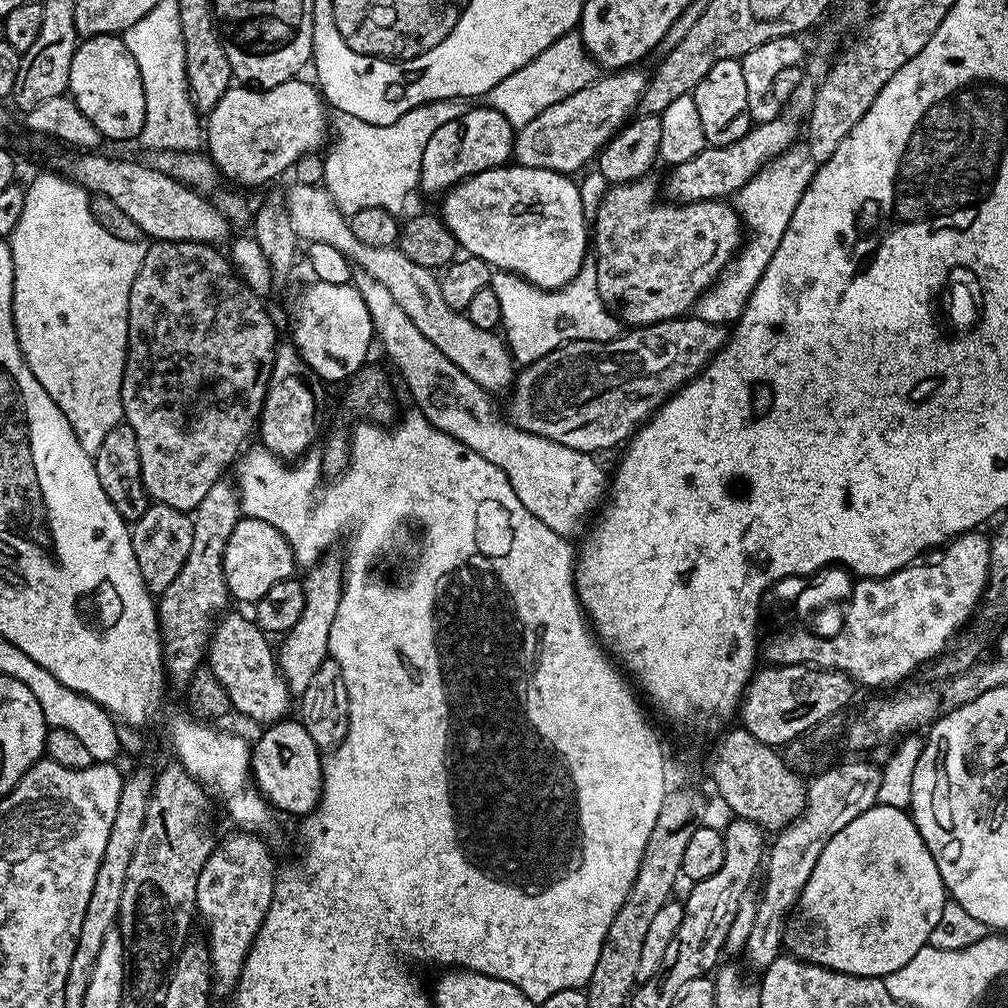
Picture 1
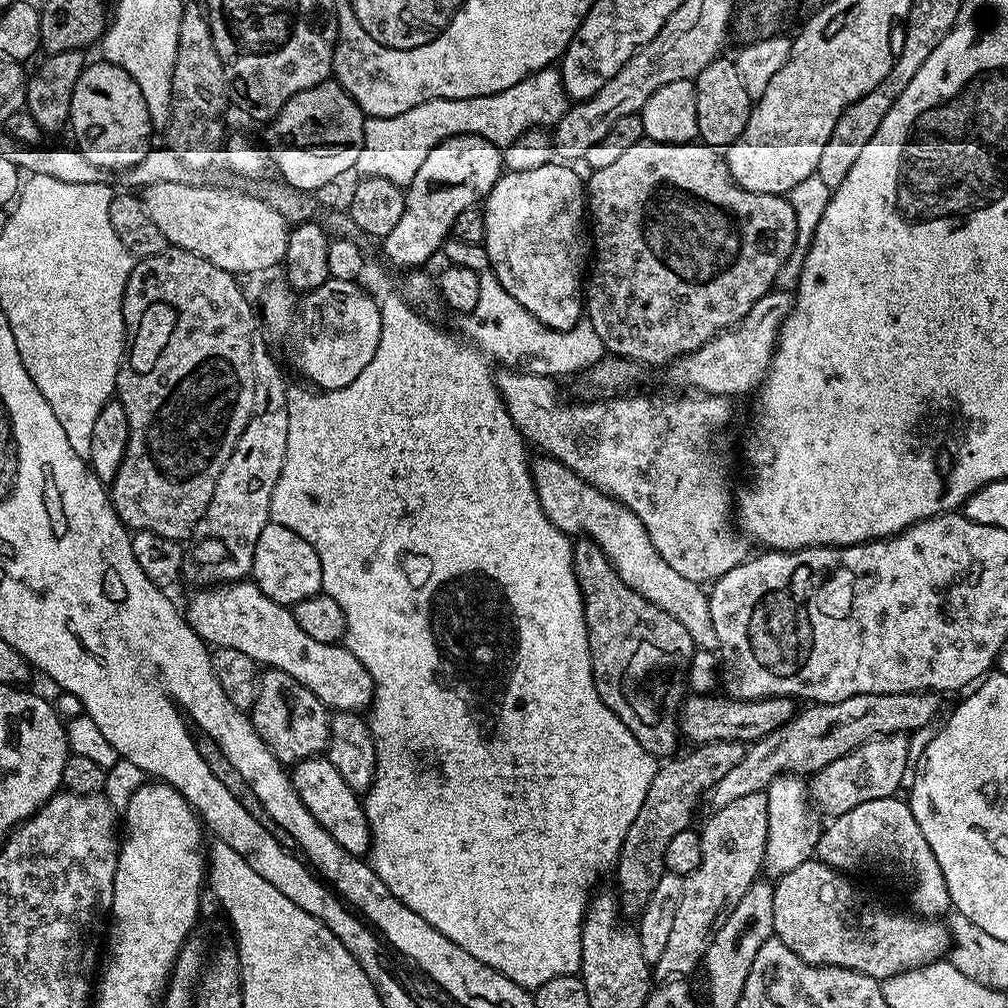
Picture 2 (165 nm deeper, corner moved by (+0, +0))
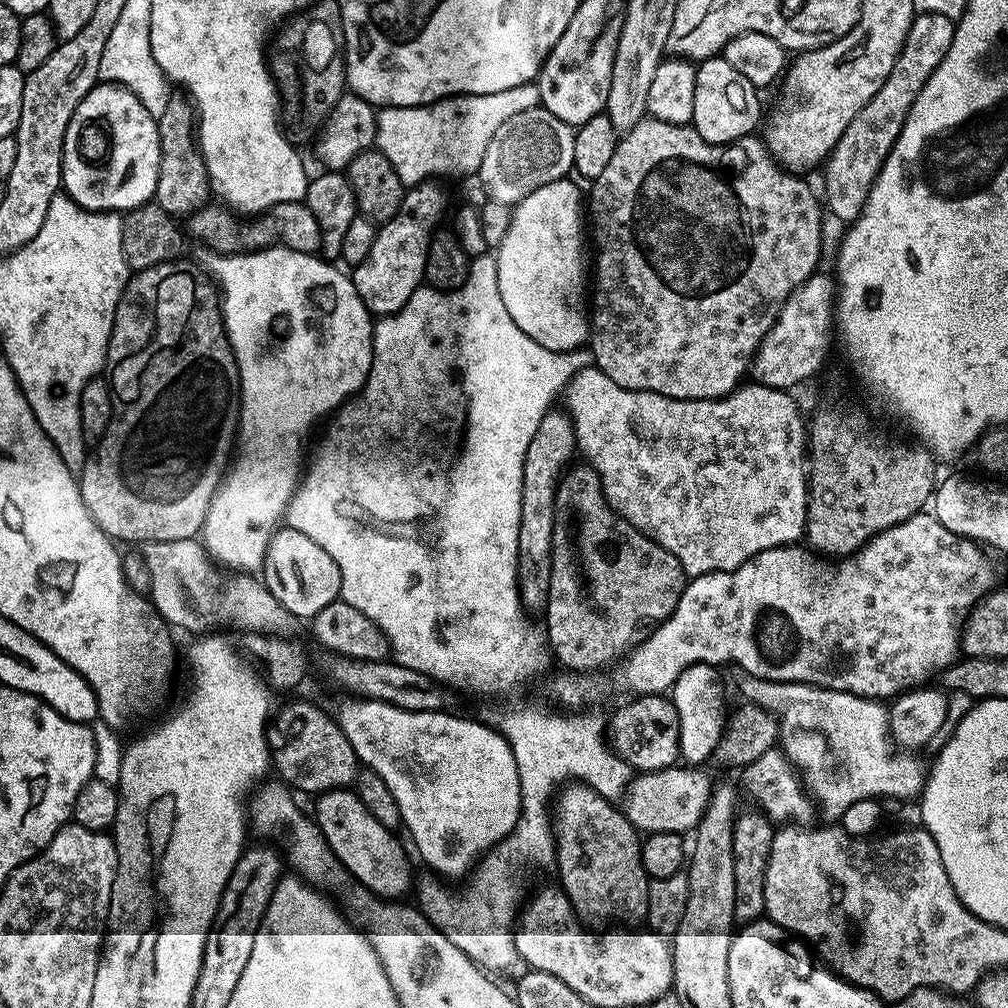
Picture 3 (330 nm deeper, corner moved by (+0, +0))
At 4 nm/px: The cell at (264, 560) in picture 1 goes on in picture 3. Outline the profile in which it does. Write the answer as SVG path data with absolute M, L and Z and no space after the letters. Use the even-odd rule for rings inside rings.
M287 526L281 527L273 536L268 547L268 557L262 569L264 585L286 606L291 616L311 618L318 614L330 602L340 599L342 574L338 570L338 562L318 546L318 542L310 542L306 534Z

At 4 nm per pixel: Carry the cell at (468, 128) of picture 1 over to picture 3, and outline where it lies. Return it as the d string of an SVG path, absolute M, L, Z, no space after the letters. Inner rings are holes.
M425 182L409 187L398 214L377 227L370 254L366 254L363 262L351 269L352 286L358 290L373 317L389 316L402 310L410 294L421 287L428 247L448 208L448 196L436 184L439 183Z

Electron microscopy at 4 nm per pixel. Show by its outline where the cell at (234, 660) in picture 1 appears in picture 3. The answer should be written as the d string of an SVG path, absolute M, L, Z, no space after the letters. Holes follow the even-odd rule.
M296 704L278 716L270 736L270 760L274 772L281 776L277 777L289 789L319 794L335 788L348 788L355 781L358 775L356 755L346 734L329 713L327 716L316 704Z

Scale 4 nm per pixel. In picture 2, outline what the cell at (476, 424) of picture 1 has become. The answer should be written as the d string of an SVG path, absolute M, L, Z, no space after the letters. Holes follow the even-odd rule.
M549 456L538 458L540 459L535 459L531 465L532 479L539 504L550 518L551 524L569 536L583 534L587 539L595 541L626 586L642 594L647 601L654 602L660 609L666 610L672 617L677 617L678 622L691 634L692 645L696 650L717 653L720 643L710 616L707 591L671 569L670 564L658 554L641 520L625 504L618 503L588 484L559 460Z

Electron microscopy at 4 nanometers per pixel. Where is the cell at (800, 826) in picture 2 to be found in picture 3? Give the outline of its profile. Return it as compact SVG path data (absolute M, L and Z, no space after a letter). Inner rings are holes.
M744 678L740 684L743 699L759 704L769 712L778 714L780 725L779 743L782 751L792 761L793 768L802 777L802 783L814 797L815 803L824 807L825 821L836 822L854 802L876 800L889 796L892 800L908 800L919 797L924 791L926 764L912 750L892 752L894 741L888 726L889 709L881 701L868 700L858 694L846 694L842 690L819 688L813 684L787 684L773 680Z

